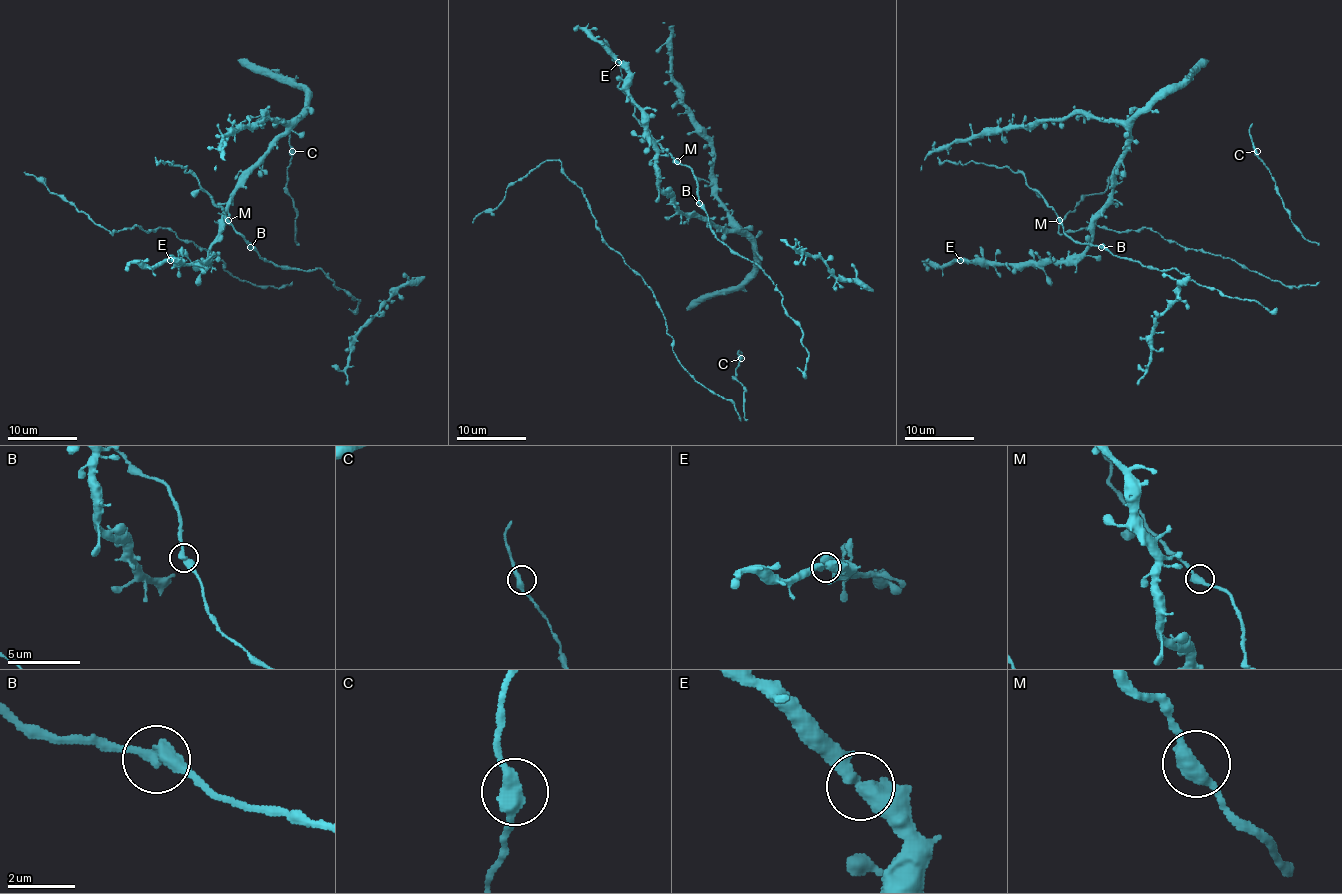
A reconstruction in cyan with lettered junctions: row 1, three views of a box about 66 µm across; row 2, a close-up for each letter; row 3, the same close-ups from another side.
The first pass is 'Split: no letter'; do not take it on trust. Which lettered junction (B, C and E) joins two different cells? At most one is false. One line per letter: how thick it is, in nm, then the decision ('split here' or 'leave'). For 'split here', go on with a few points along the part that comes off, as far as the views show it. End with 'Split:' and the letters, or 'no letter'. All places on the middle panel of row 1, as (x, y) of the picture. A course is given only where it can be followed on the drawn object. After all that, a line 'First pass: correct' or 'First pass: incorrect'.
B: 420 nm | leave
C: 360 nm | leave
E: 460 nm | leave
Split: no letter
First pass: correct

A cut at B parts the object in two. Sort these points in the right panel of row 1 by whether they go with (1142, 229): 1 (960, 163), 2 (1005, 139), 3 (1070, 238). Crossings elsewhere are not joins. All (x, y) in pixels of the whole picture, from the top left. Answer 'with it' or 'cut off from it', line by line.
1: cut off from it
2: with it
3: cut off from it

